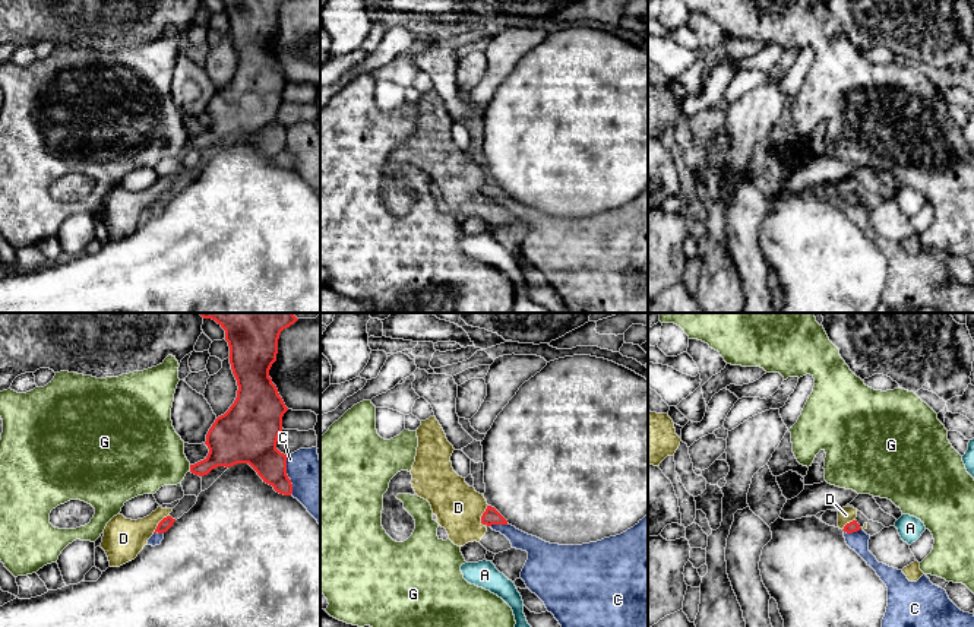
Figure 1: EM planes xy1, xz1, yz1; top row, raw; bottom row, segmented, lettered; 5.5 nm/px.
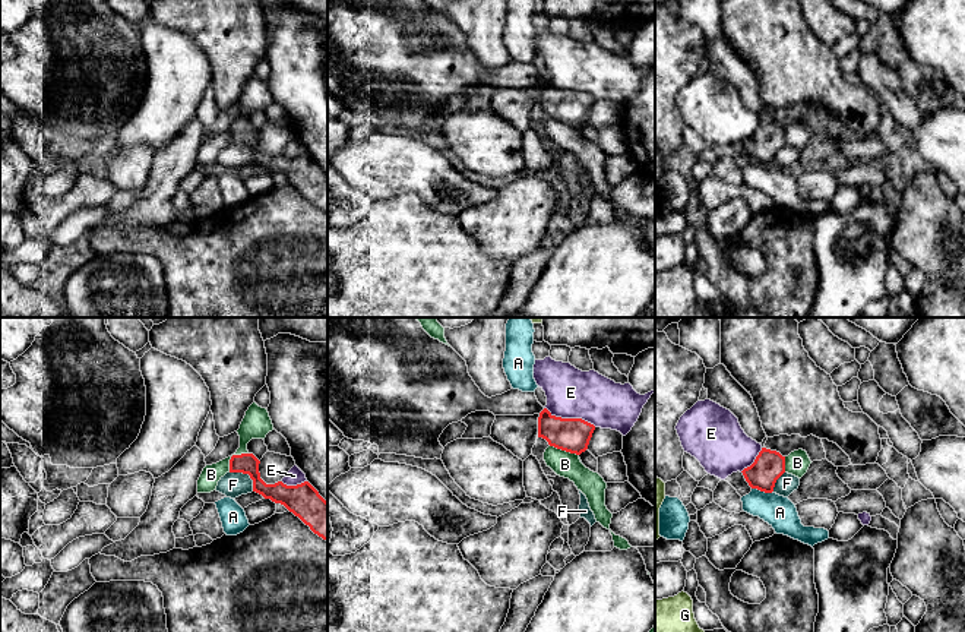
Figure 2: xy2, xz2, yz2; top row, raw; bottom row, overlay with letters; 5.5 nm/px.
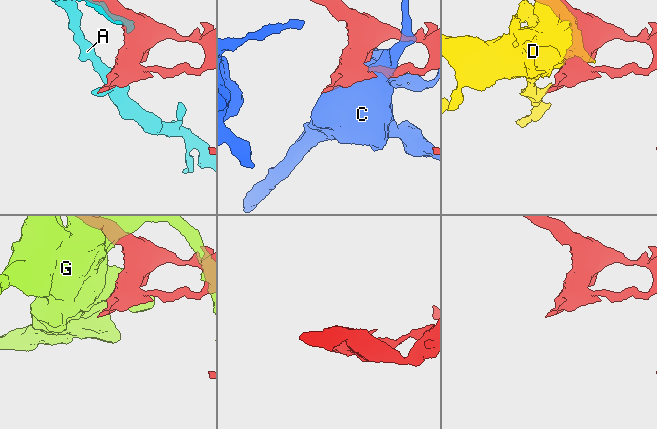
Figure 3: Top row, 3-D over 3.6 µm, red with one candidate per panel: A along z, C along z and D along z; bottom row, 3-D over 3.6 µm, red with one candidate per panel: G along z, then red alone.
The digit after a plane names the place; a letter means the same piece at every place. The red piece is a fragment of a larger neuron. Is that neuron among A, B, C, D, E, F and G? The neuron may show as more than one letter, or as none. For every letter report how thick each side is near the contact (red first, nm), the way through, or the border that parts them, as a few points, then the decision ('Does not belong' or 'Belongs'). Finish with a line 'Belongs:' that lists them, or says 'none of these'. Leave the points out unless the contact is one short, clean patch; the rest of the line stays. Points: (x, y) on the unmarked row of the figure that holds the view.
A: Thickness 170 nm (red) against 170 nm. Boundary: yz2 (752, 160), (761, 164), (772, 164). Does not belong
B: Thickness 110 nm (red) against 110 nm. Boundary: xy2 (247, 125), (233, 128), (228, 135), (228, 144). Does not belong
C: Thickness 240 nm (red) against 280 nm. Does not belong
D: Thickness 70 nm (red) against 220 nm. Boundary: xy1 (167, 187), (152, 205). Does not belong
E: Thickness 190 nm (red) against 280 nm. Does not belong
F: Thickness 110 nm (red) against 140 nm. Boundary: xy2 (230, 144), (246, 145), (252, 152), (253, 163). Does not belong
G: Thickness 240 nm (red) against 380 nm. Does not belong
Belongs: none of these

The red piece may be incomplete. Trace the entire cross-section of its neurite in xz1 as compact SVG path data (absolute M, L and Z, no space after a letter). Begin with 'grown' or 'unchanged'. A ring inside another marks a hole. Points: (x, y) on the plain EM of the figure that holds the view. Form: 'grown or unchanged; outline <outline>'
unchanged; outline M487 178L486 184L481 189L481 196L491 197L507 197L507 193L491 178Z

